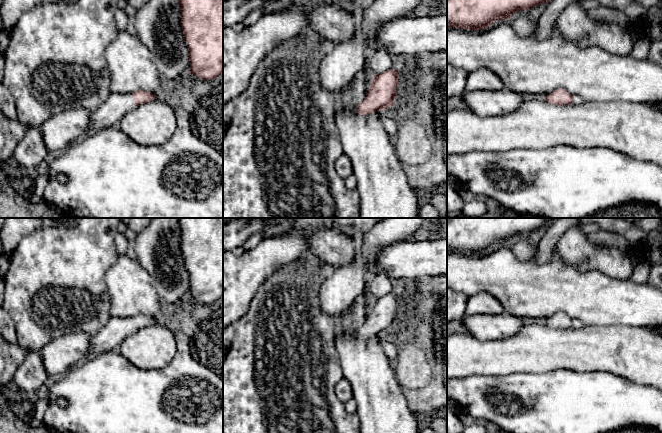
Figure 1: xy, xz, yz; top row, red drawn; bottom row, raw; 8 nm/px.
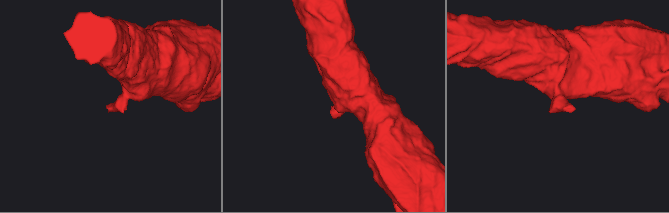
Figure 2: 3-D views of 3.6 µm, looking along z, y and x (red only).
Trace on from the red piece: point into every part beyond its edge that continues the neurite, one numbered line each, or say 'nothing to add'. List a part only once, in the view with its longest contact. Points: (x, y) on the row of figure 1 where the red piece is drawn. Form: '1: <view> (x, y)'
1: xy (110, 113)

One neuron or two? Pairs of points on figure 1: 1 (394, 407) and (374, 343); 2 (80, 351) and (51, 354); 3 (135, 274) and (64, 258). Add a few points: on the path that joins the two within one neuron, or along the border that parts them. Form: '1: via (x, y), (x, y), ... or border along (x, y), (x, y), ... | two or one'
1: via (378, 391), (374, 386), (374, 359) | one
2: via (73, 351), (58, 354) | one
3: border along (120, 255), (105, 274), (106, 291) | two

